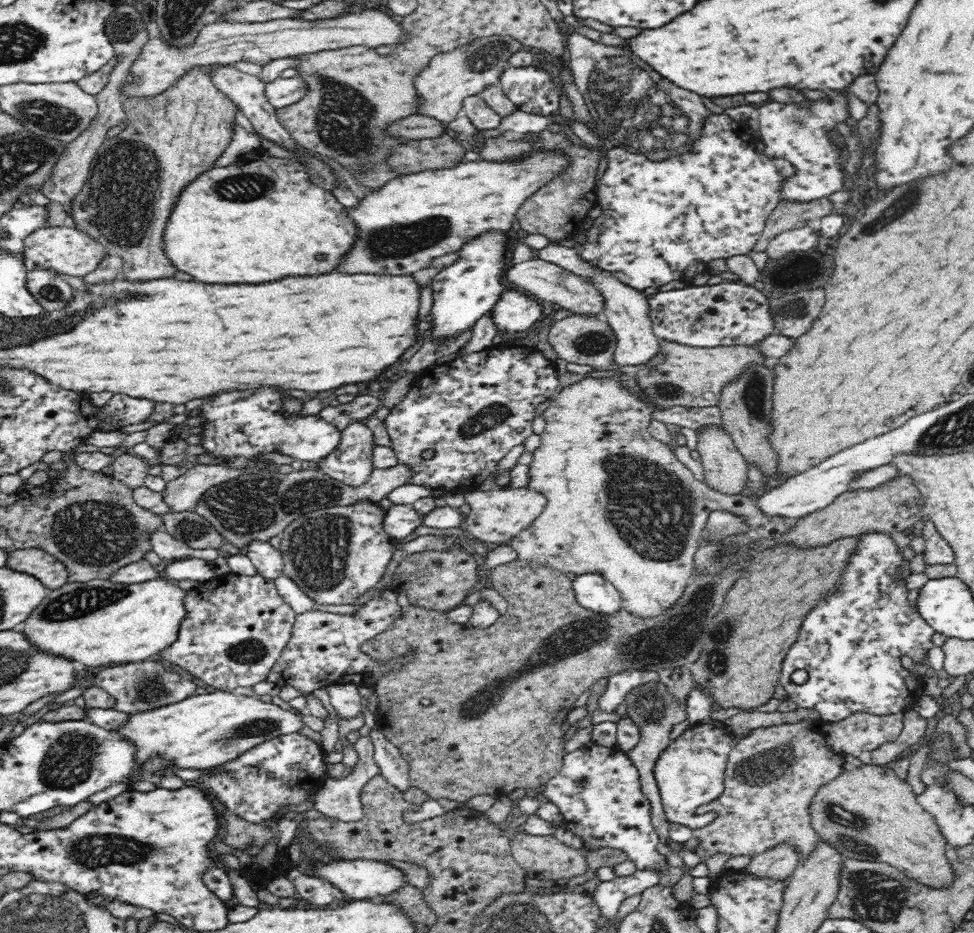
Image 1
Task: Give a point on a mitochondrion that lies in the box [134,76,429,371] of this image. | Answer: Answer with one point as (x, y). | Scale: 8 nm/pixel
(246, 187)

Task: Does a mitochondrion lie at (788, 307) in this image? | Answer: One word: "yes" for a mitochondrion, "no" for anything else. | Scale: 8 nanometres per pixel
yes

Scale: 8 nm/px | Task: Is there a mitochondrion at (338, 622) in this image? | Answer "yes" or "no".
no

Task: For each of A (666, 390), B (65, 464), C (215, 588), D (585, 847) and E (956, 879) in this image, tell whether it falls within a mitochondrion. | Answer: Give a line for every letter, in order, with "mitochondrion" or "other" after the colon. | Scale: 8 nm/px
A: mitochondrion
B: other
C: other
D: other
E: other

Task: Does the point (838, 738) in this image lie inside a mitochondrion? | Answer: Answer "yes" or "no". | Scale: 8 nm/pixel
no

